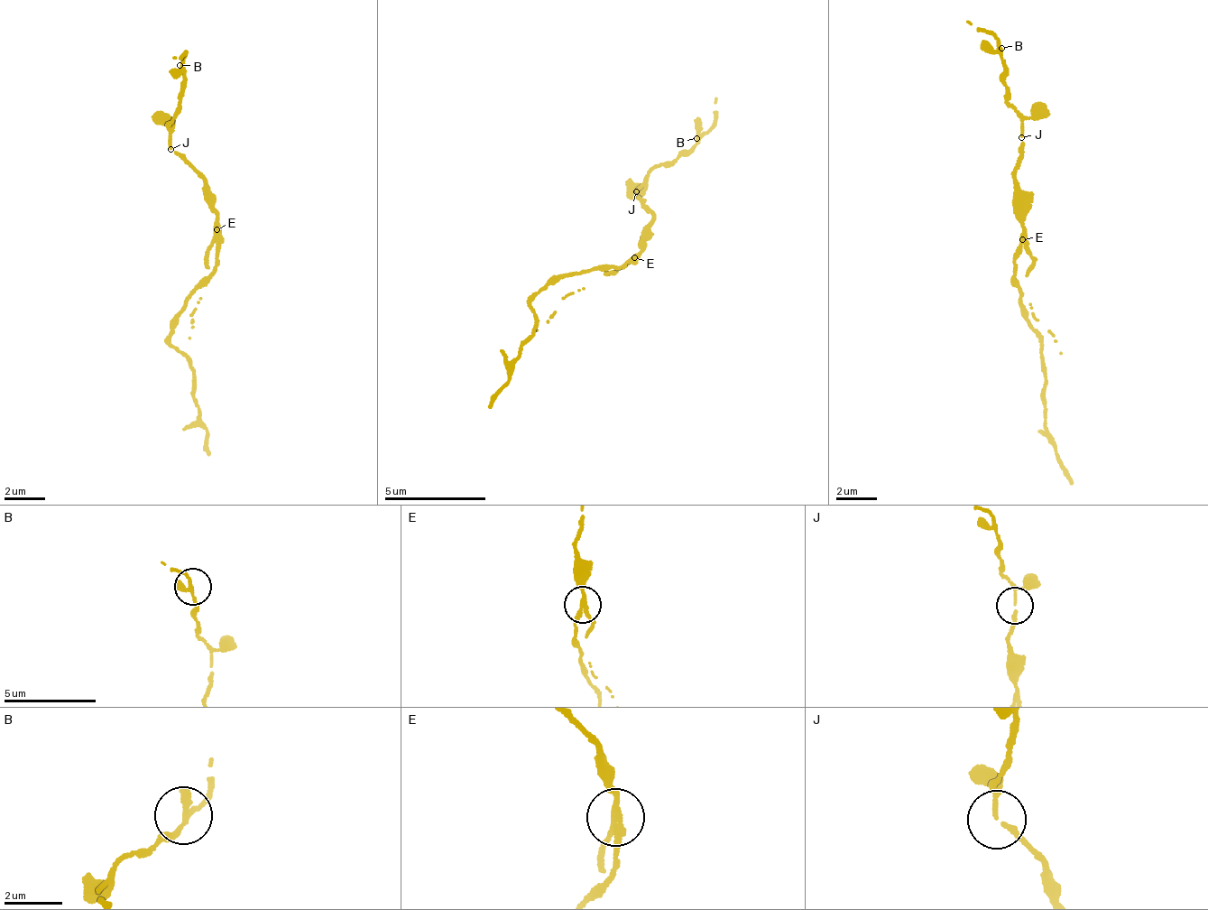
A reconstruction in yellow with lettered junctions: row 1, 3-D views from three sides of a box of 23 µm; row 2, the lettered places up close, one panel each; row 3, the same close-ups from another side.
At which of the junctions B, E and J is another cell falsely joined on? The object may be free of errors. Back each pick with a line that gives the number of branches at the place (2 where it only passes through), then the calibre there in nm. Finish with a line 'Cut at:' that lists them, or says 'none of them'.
E: 3 | 190 nm
Cut at: E

